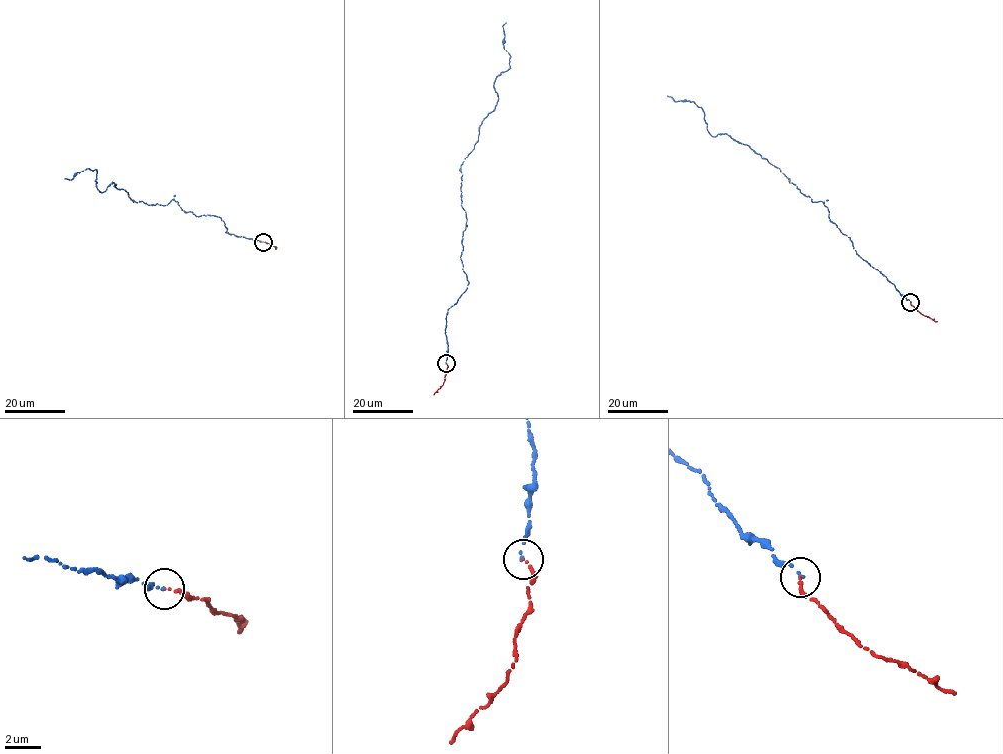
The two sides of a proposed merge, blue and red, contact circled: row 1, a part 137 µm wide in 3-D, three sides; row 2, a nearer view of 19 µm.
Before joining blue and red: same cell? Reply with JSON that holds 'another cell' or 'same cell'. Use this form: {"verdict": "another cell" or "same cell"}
{"verdict": "same cell"}

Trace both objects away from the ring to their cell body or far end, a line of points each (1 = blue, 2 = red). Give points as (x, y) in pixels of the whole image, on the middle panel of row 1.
1: (446, 363), (447, 311), (468, 284), (460, 167), (499, 98), (496, 77), (510, 67), (506, 22)
2: (446, 363), (443, 384), (433, 395)

